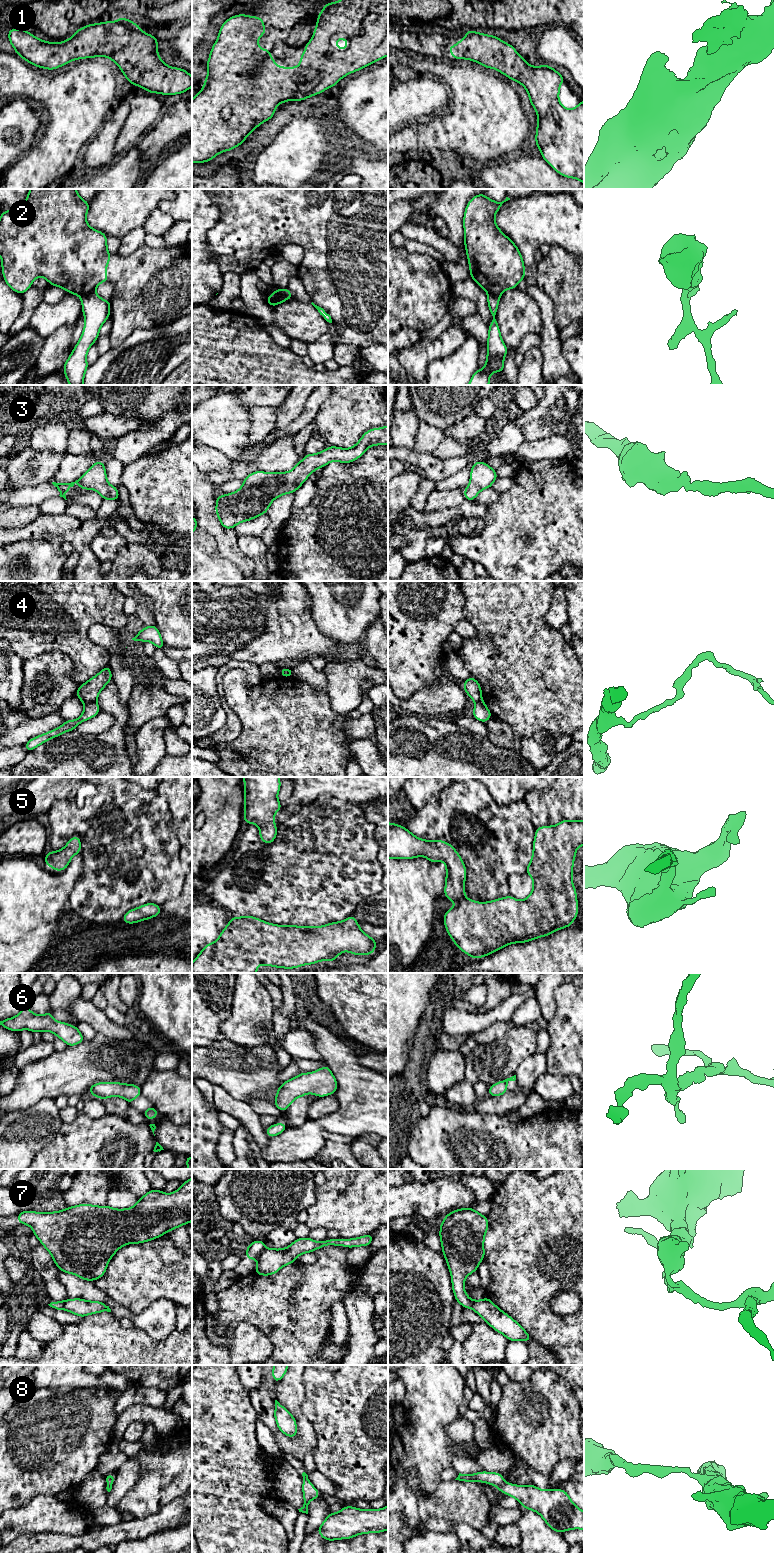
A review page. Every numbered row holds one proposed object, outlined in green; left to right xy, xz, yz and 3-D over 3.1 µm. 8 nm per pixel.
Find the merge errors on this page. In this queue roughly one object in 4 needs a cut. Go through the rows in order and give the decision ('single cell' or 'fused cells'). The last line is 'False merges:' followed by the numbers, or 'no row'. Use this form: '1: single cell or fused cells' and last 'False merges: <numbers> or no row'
1: single cell
2: fused cells
3: single cell
4: fused cells
5: single cell
6: single cell
7: fused cells
8: fused cells
False merges: 2, 4, 7, 8

